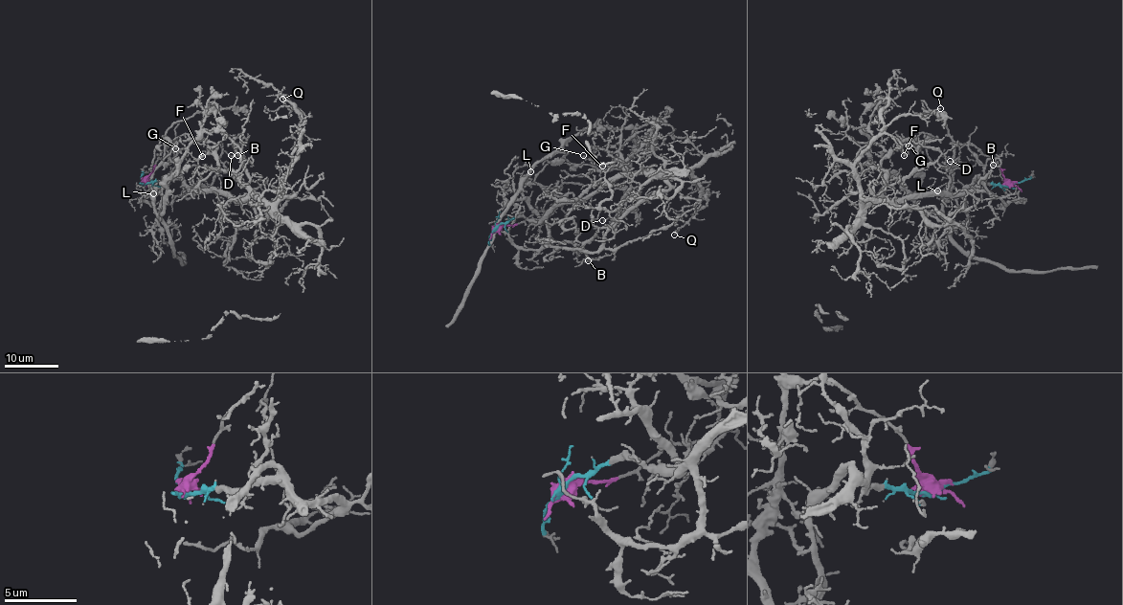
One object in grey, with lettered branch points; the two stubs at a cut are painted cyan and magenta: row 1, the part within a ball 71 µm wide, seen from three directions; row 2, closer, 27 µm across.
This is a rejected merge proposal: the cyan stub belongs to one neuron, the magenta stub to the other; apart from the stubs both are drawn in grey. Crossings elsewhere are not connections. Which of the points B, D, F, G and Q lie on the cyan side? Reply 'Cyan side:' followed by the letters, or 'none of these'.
Cyan side: B, D, F, G, Q

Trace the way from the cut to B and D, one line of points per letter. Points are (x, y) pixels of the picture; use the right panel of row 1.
B: (1010, 185), (977, 185), (974, 190), (990, 193), (983, 178), (998, 158), (999, 166), (994, 165)
D: (1010, 185), (984, 182), (953, 193), (891, 199), (883, 194), (887, 186), (930, 166), (942, 154), (950, 161)

